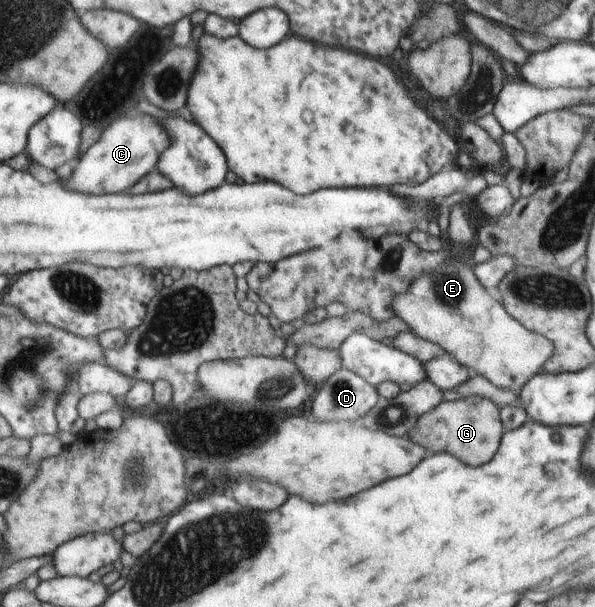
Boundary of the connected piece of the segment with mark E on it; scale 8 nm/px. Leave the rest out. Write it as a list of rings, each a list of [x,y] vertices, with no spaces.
[[[460,258],[446,259],[431,271],[420,273],[409,282],[409,287],[393,296],[393,319],[406,323],[410,332],[418,338],[439,346],[454,361],[467,368],[469,373],[483,376],[490,384],[501,389],[516,389],[538,374],[545,360],[552,356],[553,344],[546,337],[527,331],[504,310],[504,307],[488,295],[486,288],[472,273],[473,267]]]

